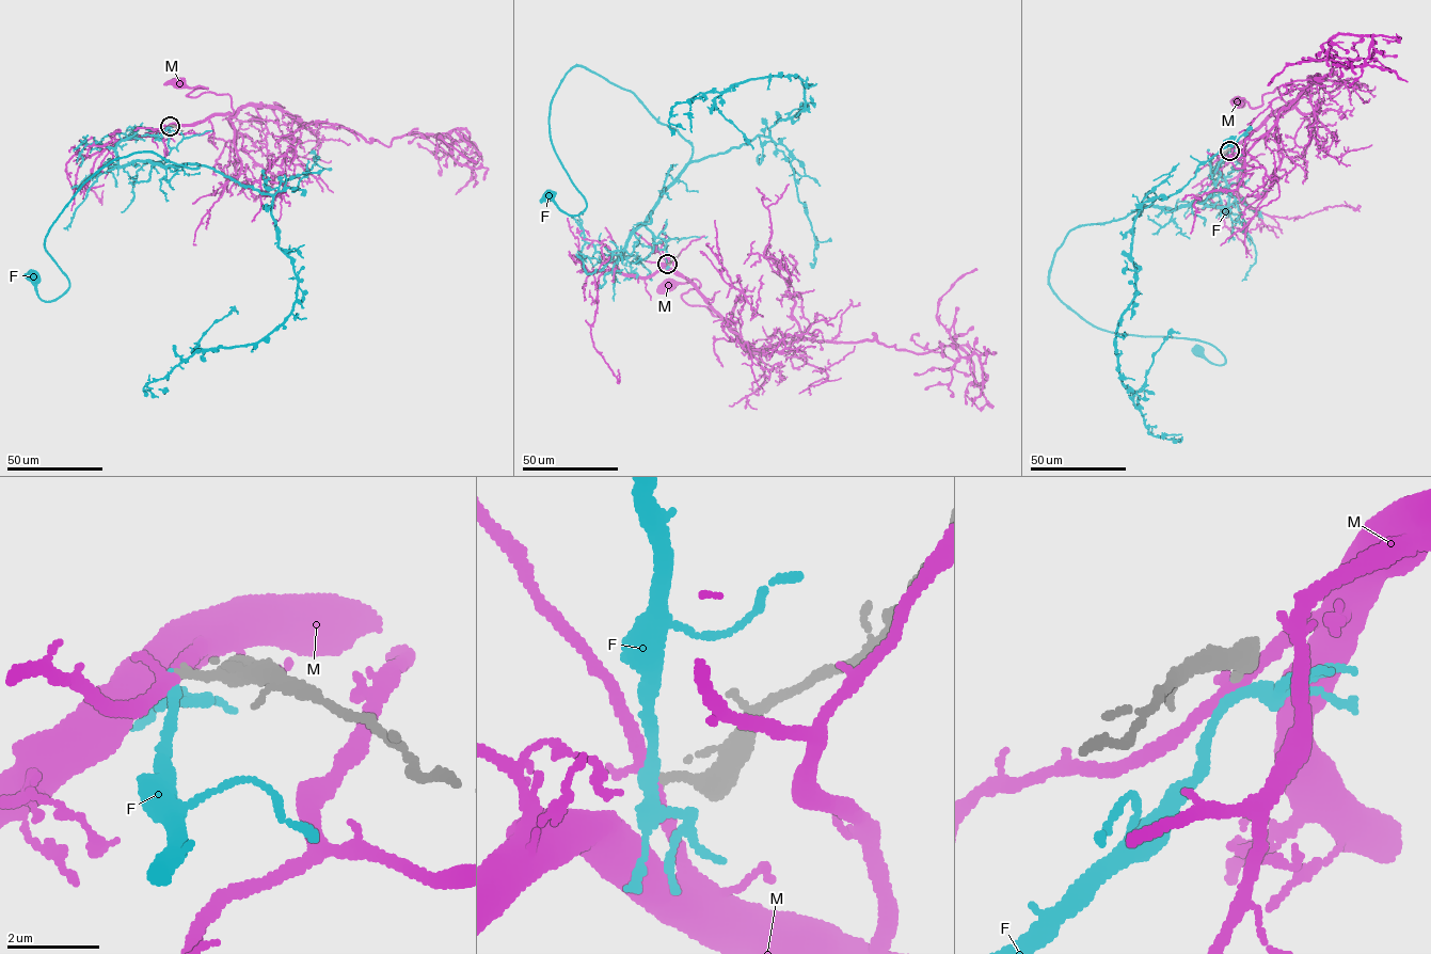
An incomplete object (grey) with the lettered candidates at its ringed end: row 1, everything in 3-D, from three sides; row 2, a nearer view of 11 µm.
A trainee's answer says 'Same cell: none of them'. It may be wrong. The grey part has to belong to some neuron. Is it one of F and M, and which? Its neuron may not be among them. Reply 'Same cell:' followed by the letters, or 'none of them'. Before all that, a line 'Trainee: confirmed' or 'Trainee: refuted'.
Trainee: refuted
Same cell: F

